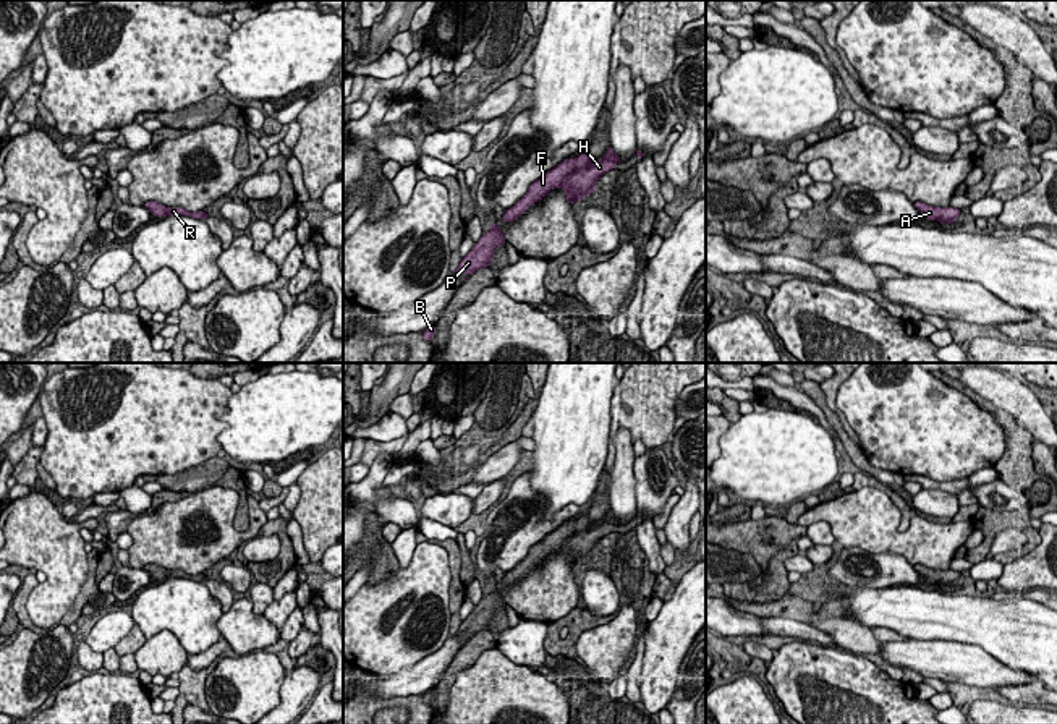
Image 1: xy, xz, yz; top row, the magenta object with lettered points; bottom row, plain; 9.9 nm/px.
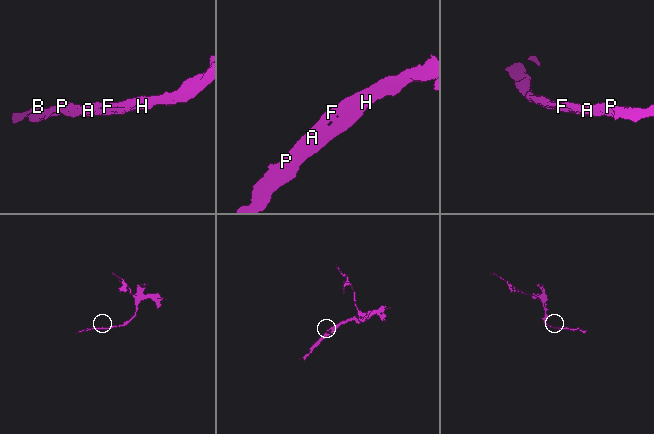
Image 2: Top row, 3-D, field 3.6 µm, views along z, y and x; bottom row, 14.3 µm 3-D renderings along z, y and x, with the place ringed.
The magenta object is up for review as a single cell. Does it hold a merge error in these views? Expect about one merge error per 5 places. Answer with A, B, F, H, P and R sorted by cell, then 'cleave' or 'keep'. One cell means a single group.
A B F H P R | keep

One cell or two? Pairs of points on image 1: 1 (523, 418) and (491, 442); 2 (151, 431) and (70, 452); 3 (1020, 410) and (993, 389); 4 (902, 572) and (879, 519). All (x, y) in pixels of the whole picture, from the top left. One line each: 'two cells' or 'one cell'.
1: one cell
2: one cell
3: one cell
4: two cells

